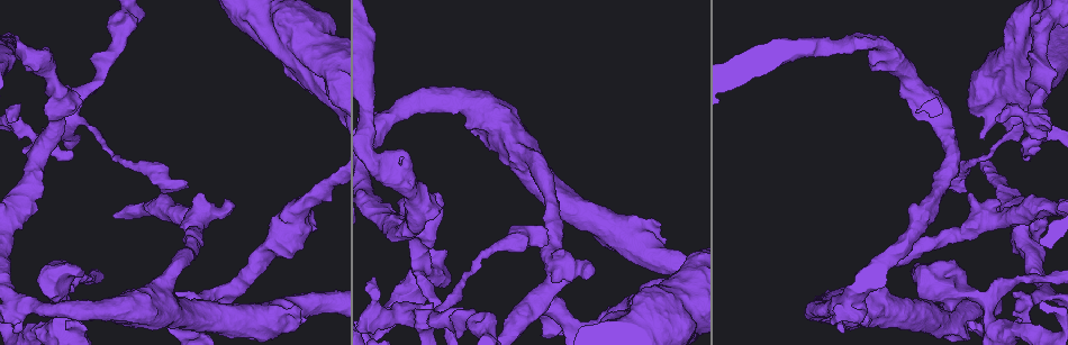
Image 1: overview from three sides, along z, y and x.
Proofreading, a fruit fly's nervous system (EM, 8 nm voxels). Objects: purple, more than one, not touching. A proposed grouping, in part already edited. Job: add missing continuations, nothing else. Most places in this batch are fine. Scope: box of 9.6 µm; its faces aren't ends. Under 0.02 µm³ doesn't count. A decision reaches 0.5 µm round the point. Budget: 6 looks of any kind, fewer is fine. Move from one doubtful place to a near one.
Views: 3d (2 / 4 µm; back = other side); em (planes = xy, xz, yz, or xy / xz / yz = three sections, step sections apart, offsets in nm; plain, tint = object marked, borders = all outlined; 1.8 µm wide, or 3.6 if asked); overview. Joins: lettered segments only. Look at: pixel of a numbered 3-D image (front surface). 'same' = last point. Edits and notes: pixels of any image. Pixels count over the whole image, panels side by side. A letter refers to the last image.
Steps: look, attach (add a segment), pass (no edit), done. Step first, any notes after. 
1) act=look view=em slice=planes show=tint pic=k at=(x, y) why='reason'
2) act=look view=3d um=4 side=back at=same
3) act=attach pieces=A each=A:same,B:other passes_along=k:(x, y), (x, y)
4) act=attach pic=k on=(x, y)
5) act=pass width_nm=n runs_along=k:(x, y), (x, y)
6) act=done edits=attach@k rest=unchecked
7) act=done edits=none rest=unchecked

act=look view=em slice=yz step=4 show=tint pic=1 at=(375, 127) why='calibre changes'

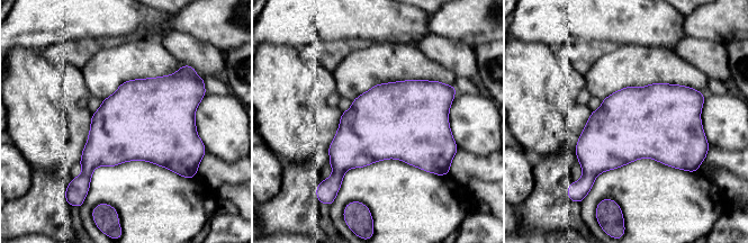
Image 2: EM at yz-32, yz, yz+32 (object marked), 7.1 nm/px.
act=look view=em slice=planes show=tint at=same why='another direction'

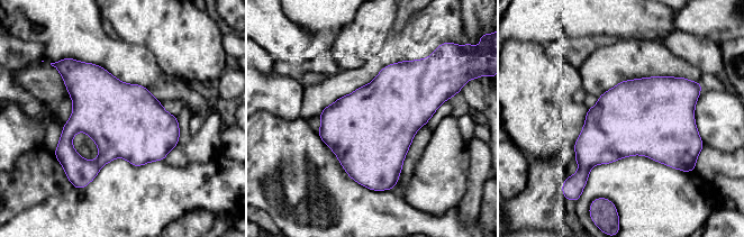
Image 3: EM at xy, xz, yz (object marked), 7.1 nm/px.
act=look view=em slice=planes show=borders at=same

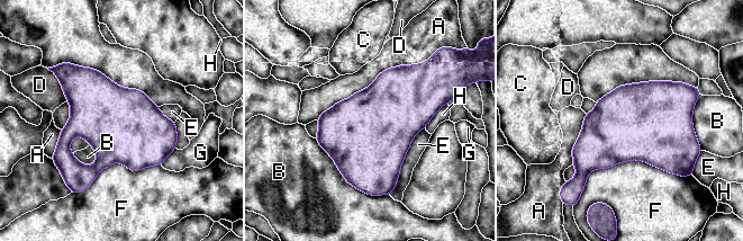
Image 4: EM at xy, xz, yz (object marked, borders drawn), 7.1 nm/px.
act=pass each=A:other,B:other,C:other,D:other,E:other,F:other,G:other,H:other border=4:(315, 139), (353, 186), (389, 195) found='no lettered segment goes on from it'

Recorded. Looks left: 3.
act=look view=3d um=4 pic=1 at=(85, 327) why='free end'

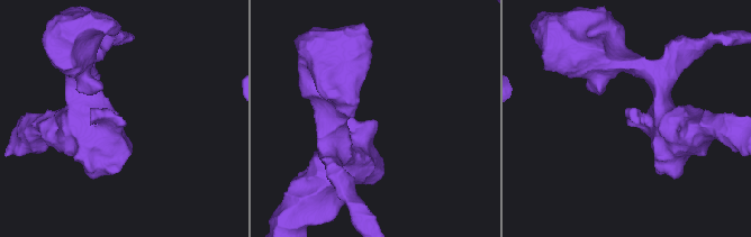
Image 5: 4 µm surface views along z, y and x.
act=look view=em um=3.6 slice=xy step=8 show=plain pic=5 at=(375, 120)

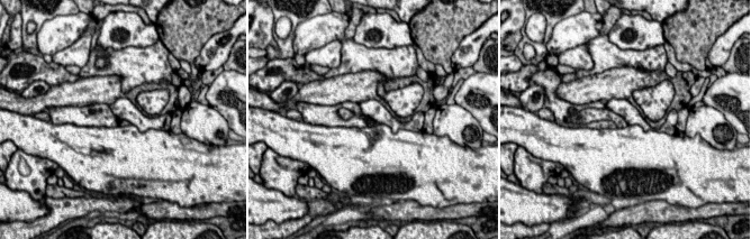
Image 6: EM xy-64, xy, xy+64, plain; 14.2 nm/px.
act=look view=em um=3.6 slice=xy step=8 show=borders at=same why='what lies round it'

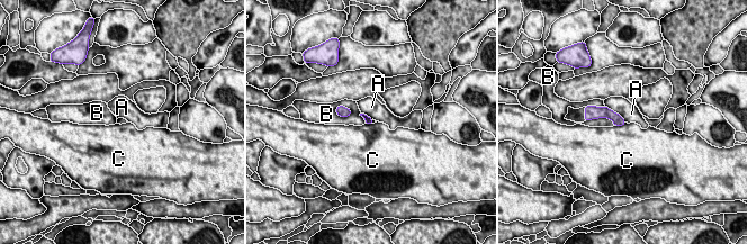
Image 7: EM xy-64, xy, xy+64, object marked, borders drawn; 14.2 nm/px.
act=pass each=A:other,B:other,C:other runs_along=7:(592, 114), (610, 114), (621, 122) found='no lettered segment goes on from it'

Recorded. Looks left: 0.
act=done edits=none rest=unchecked

